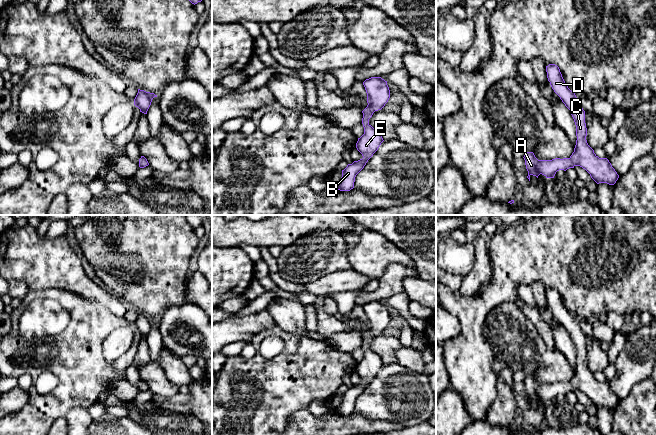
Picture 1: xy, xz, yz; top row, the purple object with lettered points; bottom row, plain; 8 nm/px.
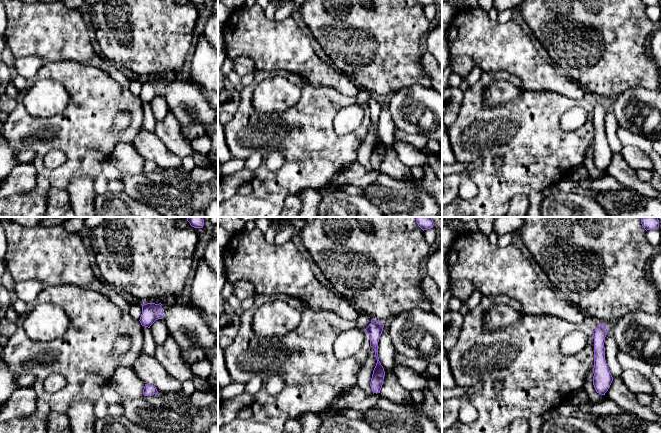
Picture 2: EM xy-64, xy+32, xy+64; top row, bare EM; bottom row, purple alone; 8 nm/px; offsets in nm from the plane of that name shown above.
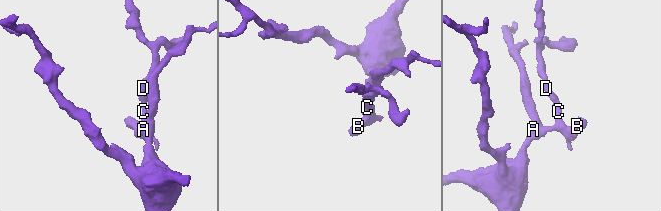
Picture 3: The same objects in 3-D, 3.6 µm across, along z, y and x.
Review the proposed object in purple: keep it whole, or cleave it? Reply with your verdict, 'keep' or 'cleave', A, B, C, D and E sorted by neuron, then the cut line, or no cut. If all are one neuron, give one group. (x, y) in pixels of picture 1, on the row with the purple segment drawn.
keep; A B C D E; no cut

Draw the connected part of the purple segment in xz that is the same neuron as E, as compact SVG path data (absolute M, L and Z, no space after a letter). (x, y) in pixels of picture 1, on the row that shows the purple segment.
M371 77L363 82L367 93L367 107L362 111L362 124L364 134L358 138L356 143L357 150L362 154L363 158L348 164L342 170L340 181L335 184L335 188L340 191L350 191L354 188L356 175L364 168L368 160L378 150L384 141L380 132L369 124L369 119L375 111L381 110L390 98L390 90L387 81L381 77Z

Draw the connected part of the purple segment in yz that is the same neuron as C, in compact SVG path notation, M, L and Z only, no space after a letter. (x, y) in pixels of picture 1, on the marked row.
M555 64L546 66L547 78L554 92L560 97L565 106L570 110L576 125L576 145L574 152L569 158L555 158L552 160L538 160L533 152L524 155L527 178L530 176L544 175L546 178L554 178L559 170L566 171L569 168L580 166L585 169L591 178L597 183L614 185L619 175L612 167L607 158L599 158L594 150L588 145L586 136L587 128L585 123L585 111L579 104L574 92L566 85L560 69Z

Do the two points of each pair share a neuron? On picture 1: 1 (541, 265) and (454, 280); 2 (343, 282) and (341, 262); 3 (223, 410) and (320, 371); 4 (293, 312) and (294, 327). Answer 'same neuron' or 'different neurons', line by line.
1: different neurons
2: different neurons
3: same neuron
4: same neuron

